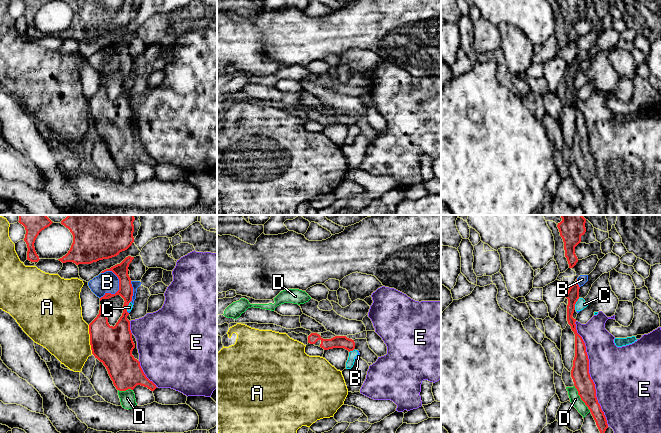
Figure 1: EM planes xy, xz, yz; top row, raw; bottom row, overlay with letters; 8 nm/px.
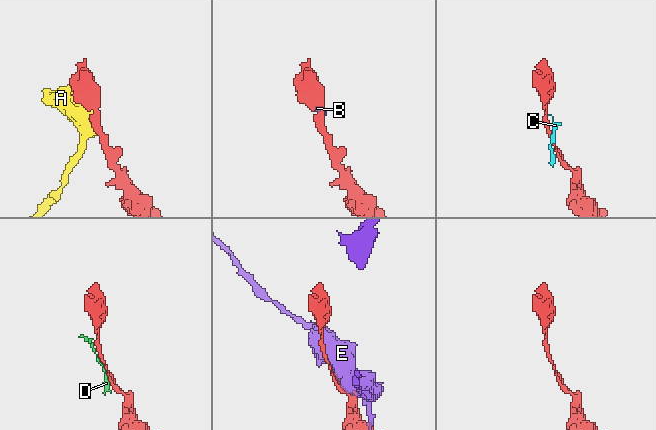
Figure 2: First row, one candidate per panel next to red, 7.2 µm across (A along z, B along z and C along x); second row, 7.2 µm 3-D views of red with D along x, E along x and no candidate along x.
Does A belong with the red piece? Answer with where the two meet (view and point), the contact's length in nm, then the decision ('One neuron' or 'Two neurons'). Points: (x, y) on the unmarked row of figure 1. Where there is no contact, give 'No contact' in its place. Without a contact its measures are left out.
Touches red at xy (90, 115). Shared border 240 nm. Two neurons

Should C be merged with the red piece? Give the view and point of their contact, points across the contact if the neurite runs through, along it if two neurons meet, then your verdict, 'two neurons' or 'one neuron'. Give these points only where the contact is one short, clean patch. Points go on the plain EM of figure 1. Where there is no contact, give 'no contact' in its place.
contact yz (575, 79); border yz (579, 74), (574, 85); two neurons

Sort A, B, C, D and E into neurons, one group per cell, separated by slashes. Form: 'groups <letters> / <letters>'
groups A / B C / D / E

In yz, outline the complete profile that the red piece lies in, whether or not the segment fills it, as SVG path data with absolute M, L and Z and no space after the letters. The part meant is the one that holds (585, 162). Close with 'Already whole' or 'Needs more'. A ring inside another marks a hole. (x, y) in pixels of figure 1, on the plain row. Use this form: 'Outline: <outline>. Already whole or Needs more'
Outline: M576 55L566 70L566 74L568 75L567 97L575 110L575 133L573 136L571 153L573 155L574 162L578 167L578 171L588 183L596 198L600 207L601 215L605 215L605 207L608 204L607 196L600 180L598 179L595 160L589 150L589 135L585 119L582 113L577 109L575 100L576 95L572 93L575 86L575 80L579 75L579 65L578 56Z. Already whole

